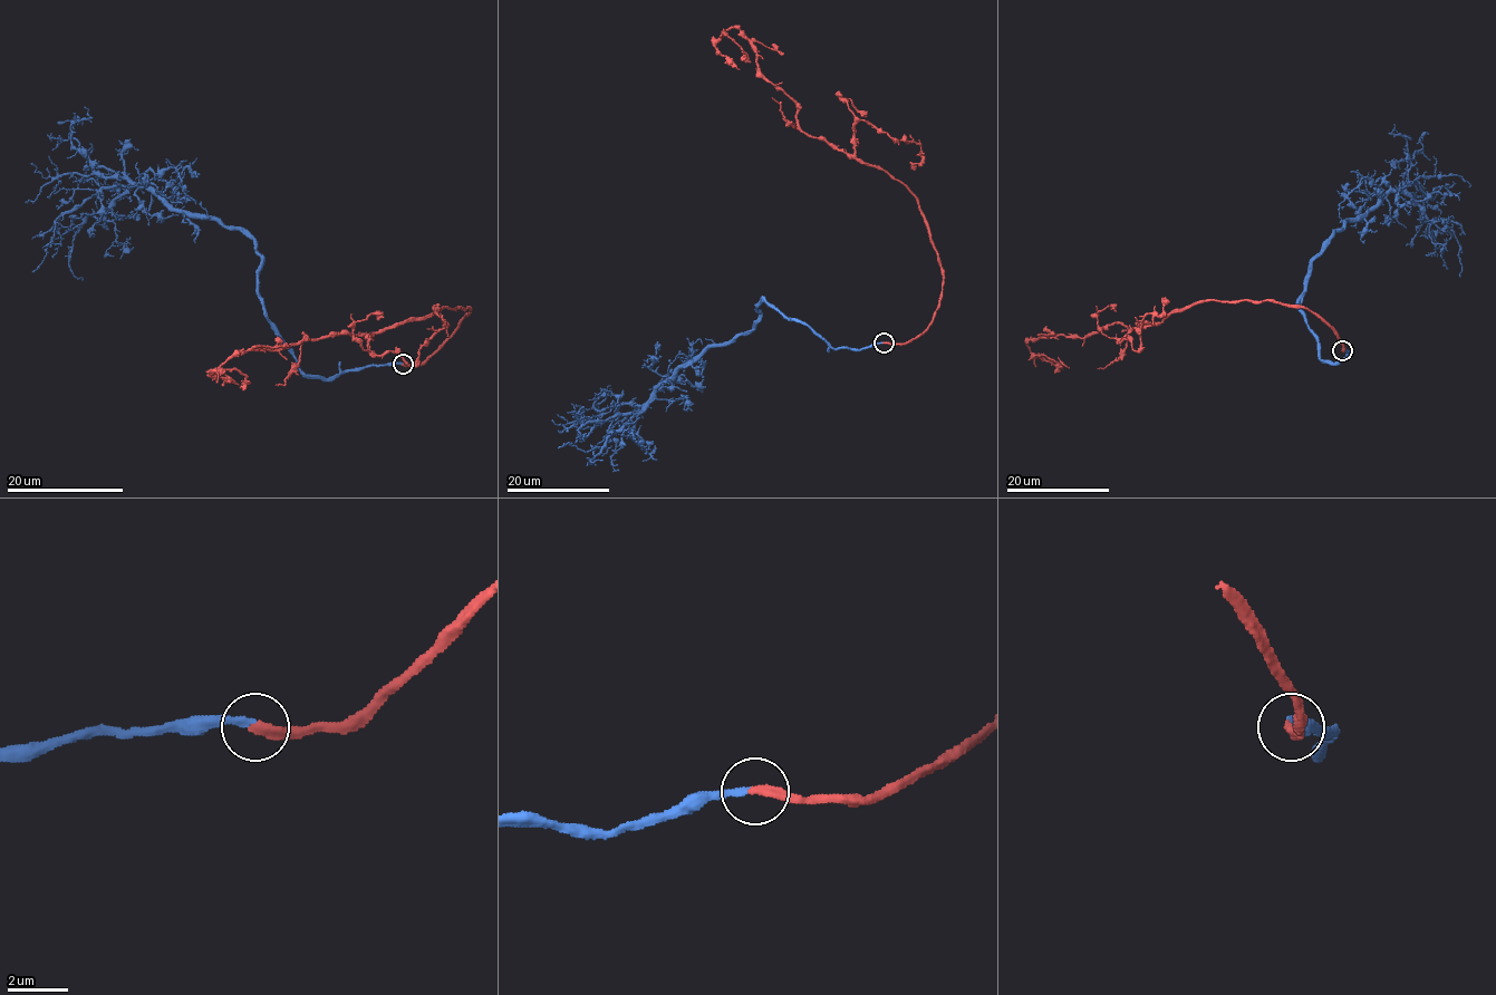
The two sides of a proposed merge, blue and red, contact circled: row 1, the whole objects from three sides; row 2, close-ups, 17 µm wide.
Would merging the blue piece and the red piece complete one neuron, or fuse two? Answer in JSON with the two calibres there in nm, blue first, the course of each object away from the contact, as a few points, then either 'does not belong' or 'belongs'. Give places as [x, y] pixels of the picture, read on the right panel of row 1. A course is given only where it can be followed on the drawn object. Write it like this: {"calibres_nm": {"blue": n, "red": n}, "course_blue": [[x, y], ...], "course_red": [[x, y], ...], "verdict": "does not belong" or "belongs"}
{"calibres_nm": {"blue": 220, "red": 320}, "course_blue": [[1342, 349], [1322, 360], [1301, 309], [1310, 262], [1345, 222], [1403, 192], [1446, 225], [1447, 269]], "course_red": [[1342, 350], [1338, 335], [1302, 307], [1200, 300], [1161, 322], [1028, 341], [1069, 368]], "verdict": "belongs"}

